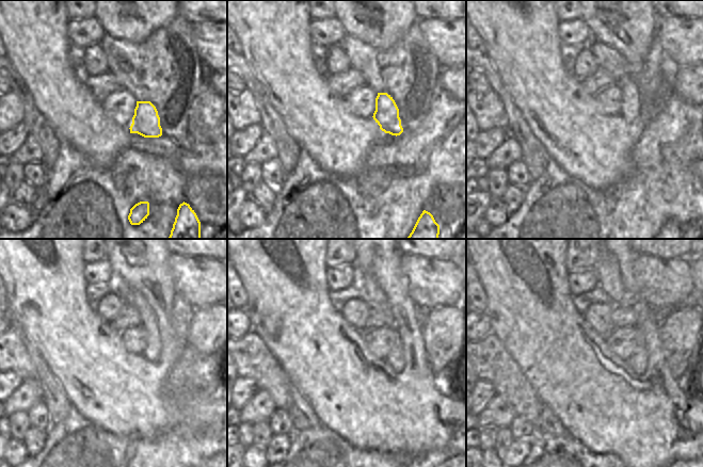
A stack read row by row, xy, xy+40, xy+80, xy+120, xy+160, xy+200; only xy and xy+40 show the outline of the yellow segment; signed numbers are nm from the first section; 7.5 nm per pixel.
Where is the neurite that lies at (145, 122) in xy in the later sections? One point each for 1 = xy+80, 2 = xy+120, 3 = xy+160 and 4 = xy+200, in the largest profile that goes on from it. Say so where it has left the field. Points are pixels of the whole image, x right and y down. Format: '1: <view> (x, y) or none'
1: xy+80 (629, 98)
2: xy+120 (153, 348)
3: xy+160 (395, 358)
4: xy+200 (637, 363)

